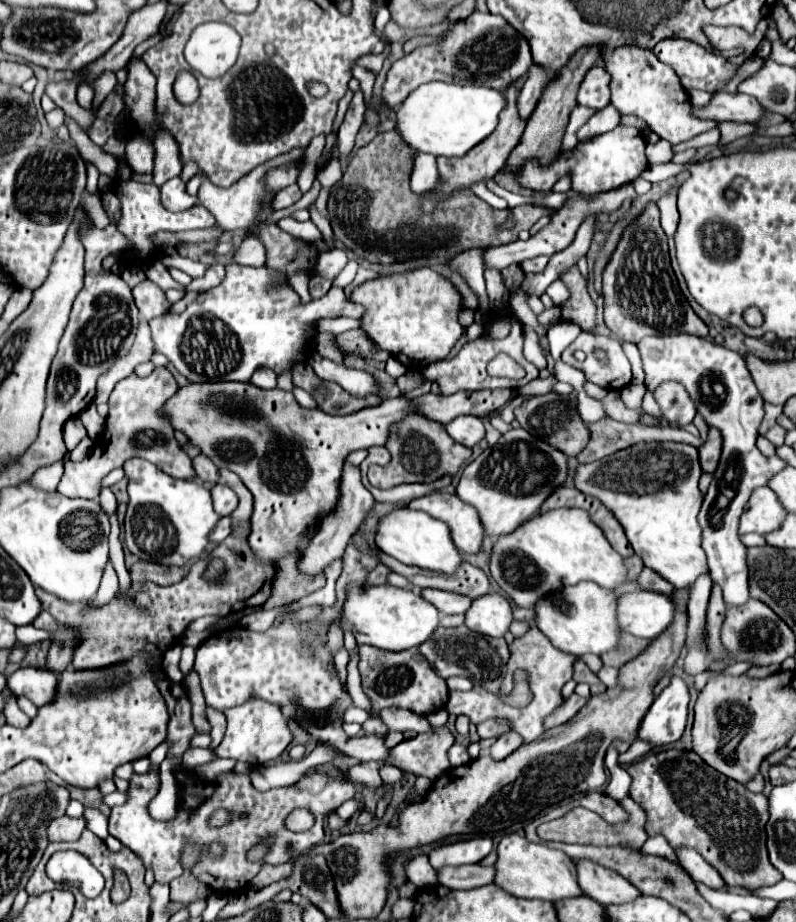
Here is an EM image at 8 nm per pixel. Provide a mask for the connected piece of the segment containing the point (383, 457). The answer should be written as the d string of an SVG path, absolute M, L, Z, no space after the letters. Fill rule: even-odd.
M371 446L369 448L369 456L361 462L361 474L363 474L363 482L367 484L369 480L367 480L367 468L371 466L371 464L379 464L379 466L385 466L387 462L391 460L391 456L389 456L389 452L383 448L383 446Z

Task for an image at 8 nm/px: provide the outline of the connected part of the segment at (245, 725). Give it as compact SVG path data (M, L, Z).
M249 698L241 706L227 708L225 716L227 716L227 730L221 744L215 748L215 754L219 758L233 758L247 762L251 766L261 766L271 760L277 760L293 740L293 732L287 726L281 706L269 704L261 698Z

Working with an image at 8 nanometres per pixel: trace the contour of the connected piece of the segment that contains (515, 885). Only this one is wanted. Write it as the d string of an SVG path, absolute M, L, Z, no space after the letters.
M519 834L503 836L503 844L499 842L497 846L495 884L517 898L539 898L539 900L557 902L561 898L581 896L581 888L577 886L577 876L575 876L575 862L569 856L565 856L561 850L529 842L525 836Z

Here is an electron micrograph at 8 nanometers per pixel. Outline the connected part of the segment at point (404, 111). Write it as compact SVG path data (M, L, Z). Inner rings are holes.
M429 82L413 90L397 108L395 130L401 140L417 152L433 156L465 156L475 144L485 140L497 126L497 116L505 108L505 96L485 86L459 86Z

